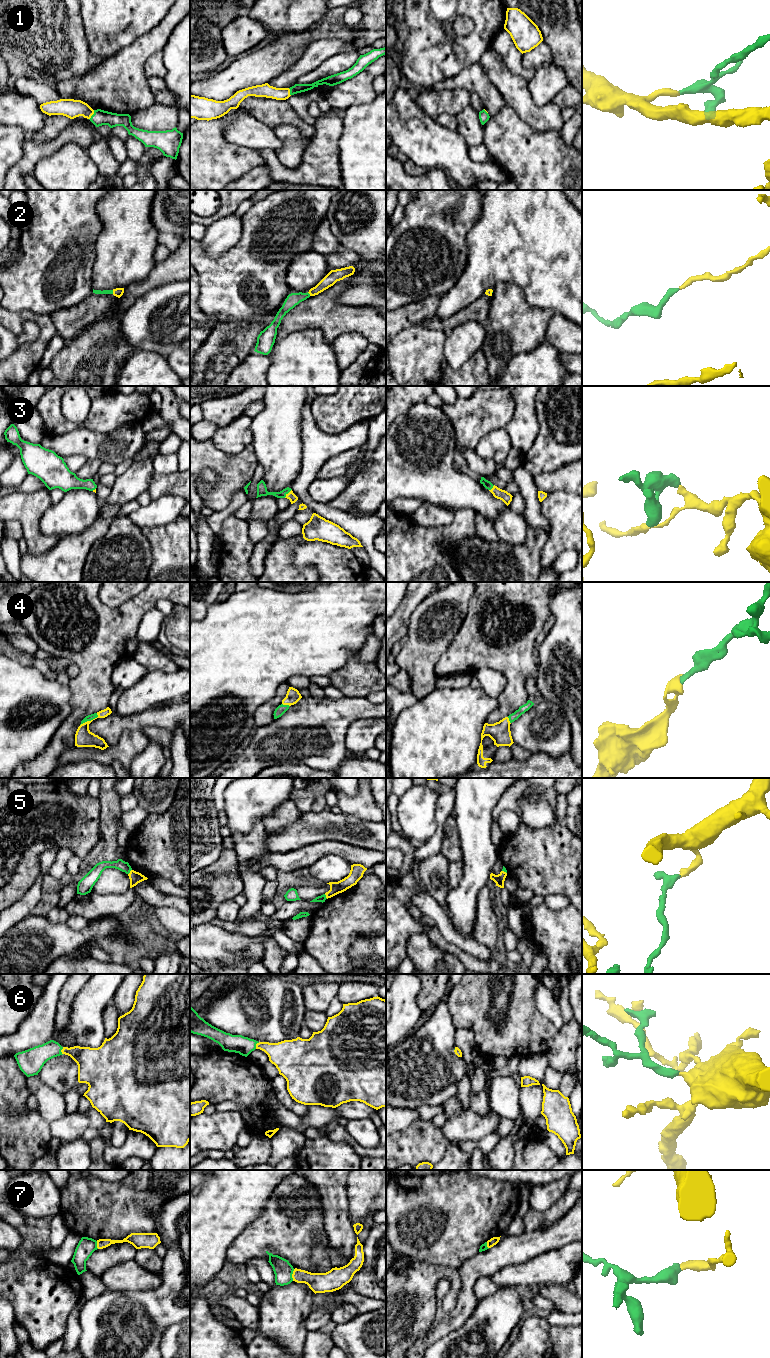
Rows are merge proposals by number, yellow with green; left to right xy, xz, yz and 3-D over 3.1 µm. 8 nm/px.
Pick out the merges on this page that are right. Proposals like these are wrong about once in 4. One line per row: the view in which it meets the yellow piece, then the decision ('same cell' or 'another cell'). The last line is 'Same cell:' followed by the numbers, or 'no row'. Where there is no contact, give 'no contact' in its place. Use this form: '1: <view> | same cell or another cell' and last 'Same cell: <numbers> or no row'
1: xy | same cell
2: xy | same cell
3: xz | same cell
4: xy | same cell
5: xy | another cell
6: xz | same cell
7: xz | another cell
Same cell: 1, 2, 3, 4, 6

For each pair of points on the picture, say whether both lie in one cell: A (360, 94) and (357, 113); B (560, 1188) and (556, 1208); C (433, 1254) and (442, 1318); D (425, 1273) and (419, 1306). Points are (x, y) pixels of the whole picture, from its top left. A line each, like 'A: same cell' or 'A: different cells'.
A: different cells
B: different cells
C: different cells
D: same cell

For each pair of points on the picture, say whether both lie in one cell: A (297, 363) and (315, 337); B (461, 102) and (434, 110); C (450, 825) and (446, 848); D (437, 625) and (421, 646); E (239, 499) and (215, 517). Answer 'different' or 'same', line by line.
A: same
B: same
C: same
D: same
E: same

